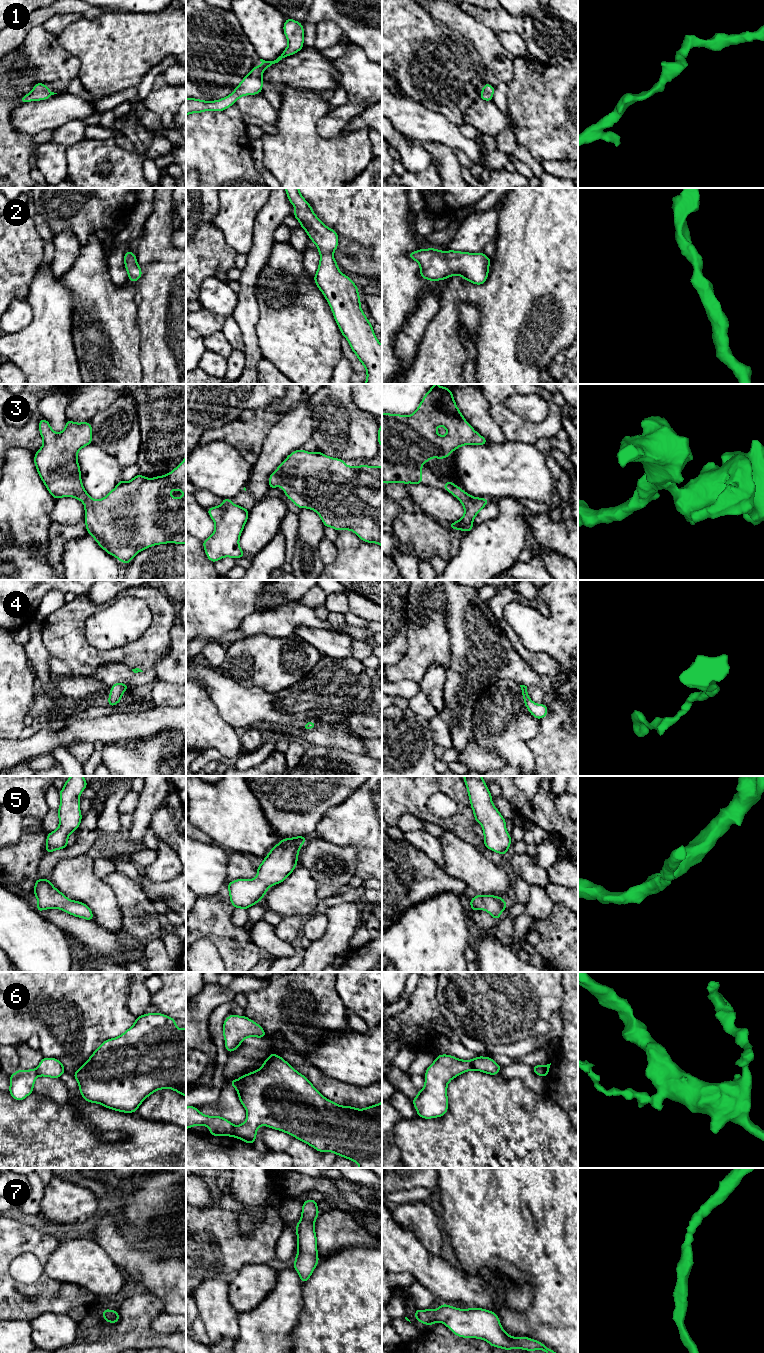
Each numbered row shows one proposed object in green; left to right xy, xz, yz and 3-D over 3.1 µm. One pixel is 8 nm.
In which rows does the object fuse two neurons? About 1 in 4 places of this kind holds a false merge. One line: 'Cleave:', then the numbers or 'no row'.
Cleave: 6

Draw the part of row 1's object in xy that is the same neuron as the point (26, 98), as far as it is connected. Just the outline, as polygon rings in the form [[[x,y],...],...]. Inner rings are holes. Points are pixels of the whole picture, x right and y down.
[[[37,82],[32,91],[20,99],[20,103],[46,100],[54,94],[57,93],[50,91],[45,84]]]

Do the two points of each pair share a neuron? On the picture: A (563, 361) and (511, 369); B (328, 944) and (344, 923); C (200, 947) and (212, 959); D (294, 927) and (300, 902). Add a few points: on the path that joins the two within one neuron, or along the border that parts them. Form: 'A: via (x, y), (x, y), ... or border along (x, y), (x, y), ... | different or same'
A: border along (567, 347), (556, 355), (548, 368) | different
B: via (333, 939), (341, 928) | same
C: via (203, 950), (209, 956) | same
D: border along (300, 915), (282, 917) | different

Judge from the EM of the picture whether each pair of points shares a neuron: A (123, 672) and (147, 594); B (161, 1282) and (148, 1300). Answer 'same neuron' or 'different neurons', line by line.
A: different neurons
B: different neurons

